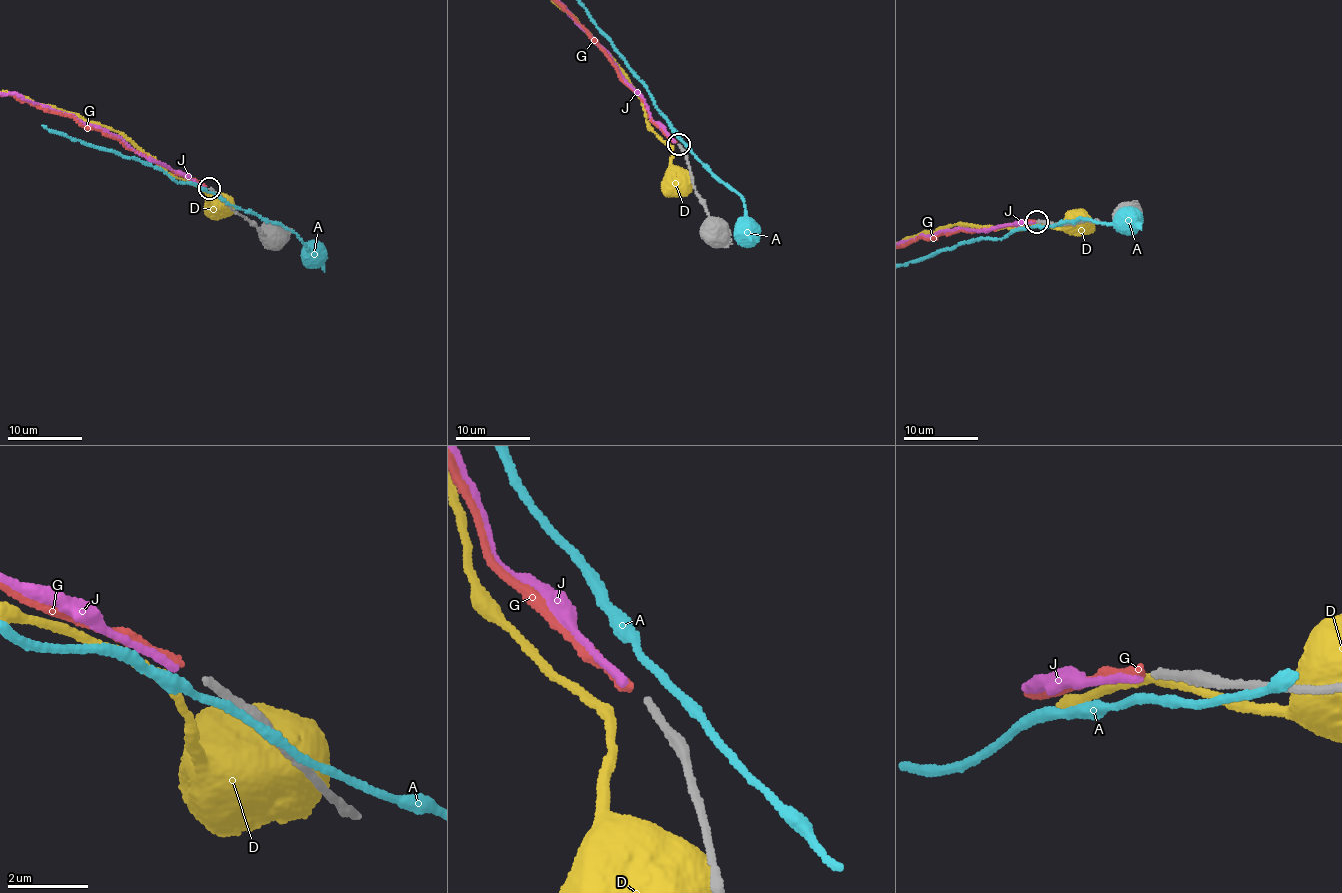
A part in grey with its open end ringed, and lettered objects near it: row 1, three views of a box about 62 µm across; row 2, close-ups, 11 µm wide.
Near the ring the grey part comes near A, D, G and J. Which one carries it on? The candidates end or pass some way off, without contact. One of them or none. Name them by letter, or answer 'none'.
J

